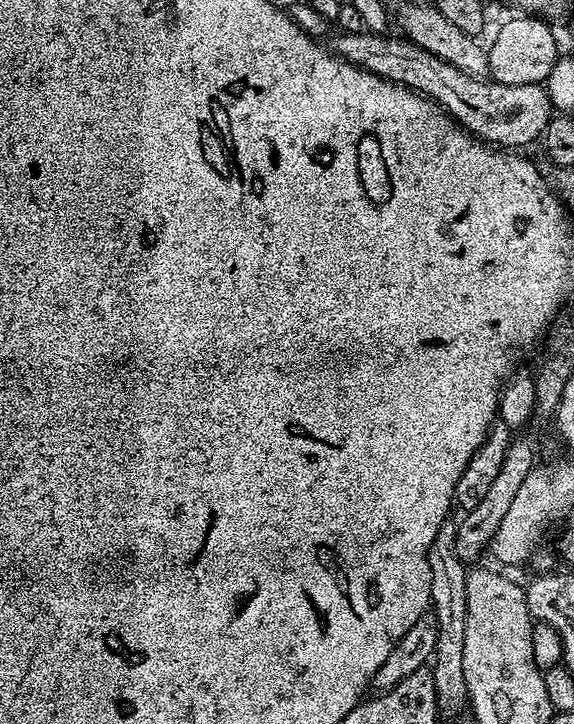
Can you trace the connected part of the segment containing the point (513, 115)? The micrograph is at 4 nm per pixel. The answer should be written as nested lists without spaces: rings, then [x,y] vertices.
[[[370,31],[336,34],[330,43],[331,51],[354,66],[378,74],[384,80],[402,84],[429,100],[435,100],[457,125],[463,126],[478,140],[504,150],[524,148],[545,135],[554,109],[548,89],[543,83],[498,84],[489,79],[470,76],[436,57],[429,49],[419,48],[399,35],[377,34]]]

